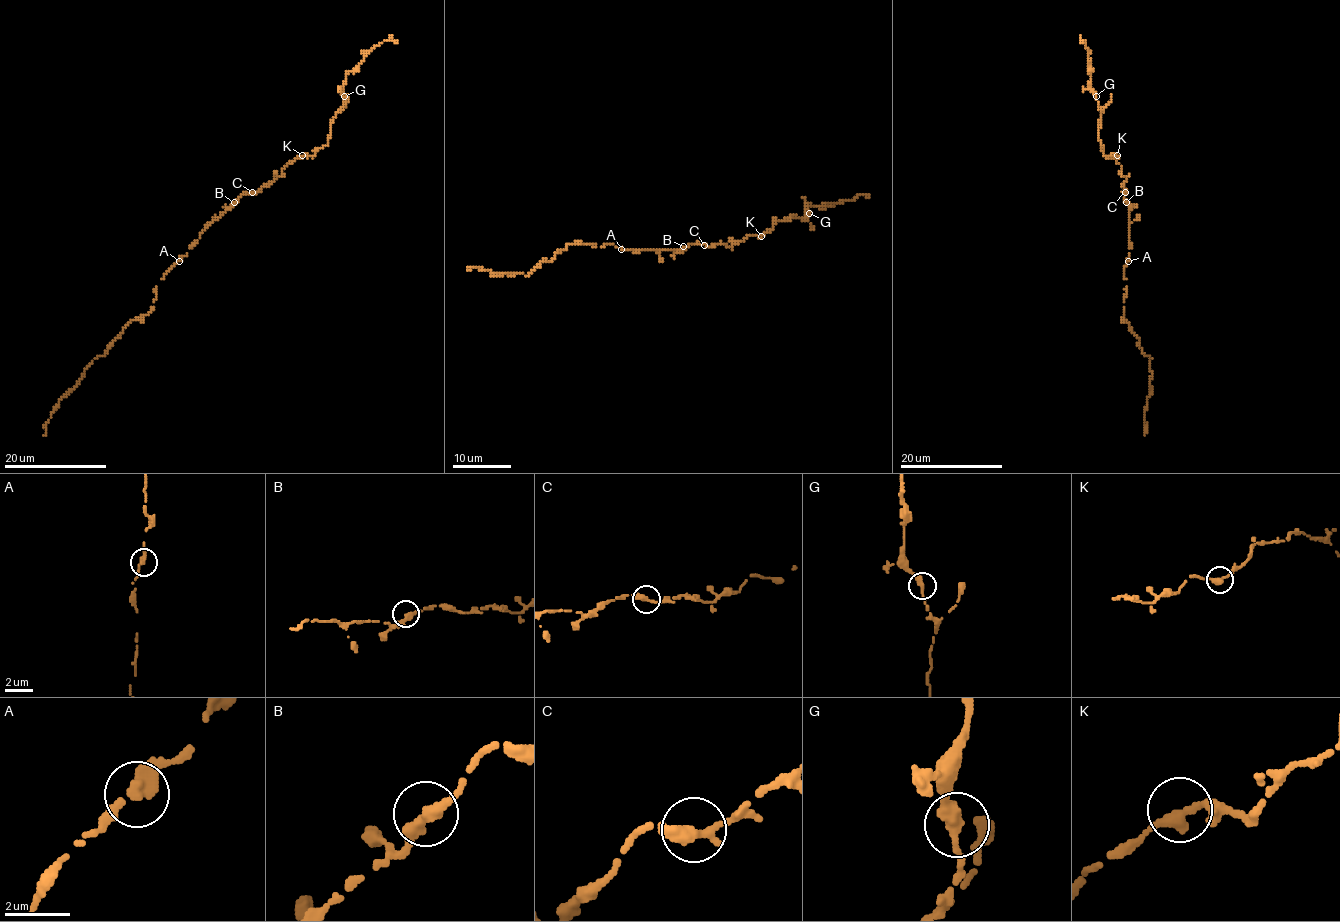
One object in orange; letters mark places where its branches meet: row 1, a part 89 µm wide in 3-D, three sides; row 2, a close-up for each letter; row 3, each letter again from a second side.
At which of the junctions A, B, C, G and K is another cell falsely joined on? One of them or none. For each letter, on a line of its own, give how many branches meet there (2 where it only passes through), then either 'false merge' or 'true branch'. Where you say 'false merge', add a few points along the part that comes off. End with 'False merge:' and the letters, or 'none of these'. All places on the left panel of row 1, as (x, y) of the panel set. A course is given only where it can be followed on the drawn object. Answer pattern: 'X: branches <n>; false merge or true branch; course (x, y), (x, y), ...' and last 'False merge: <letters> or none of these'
A: branches 2; true branch
B: branches 2; true branch
C: branches 2; true branch
G: branches 2; true branch
K: branches 2; true branch
False merge: none of these

